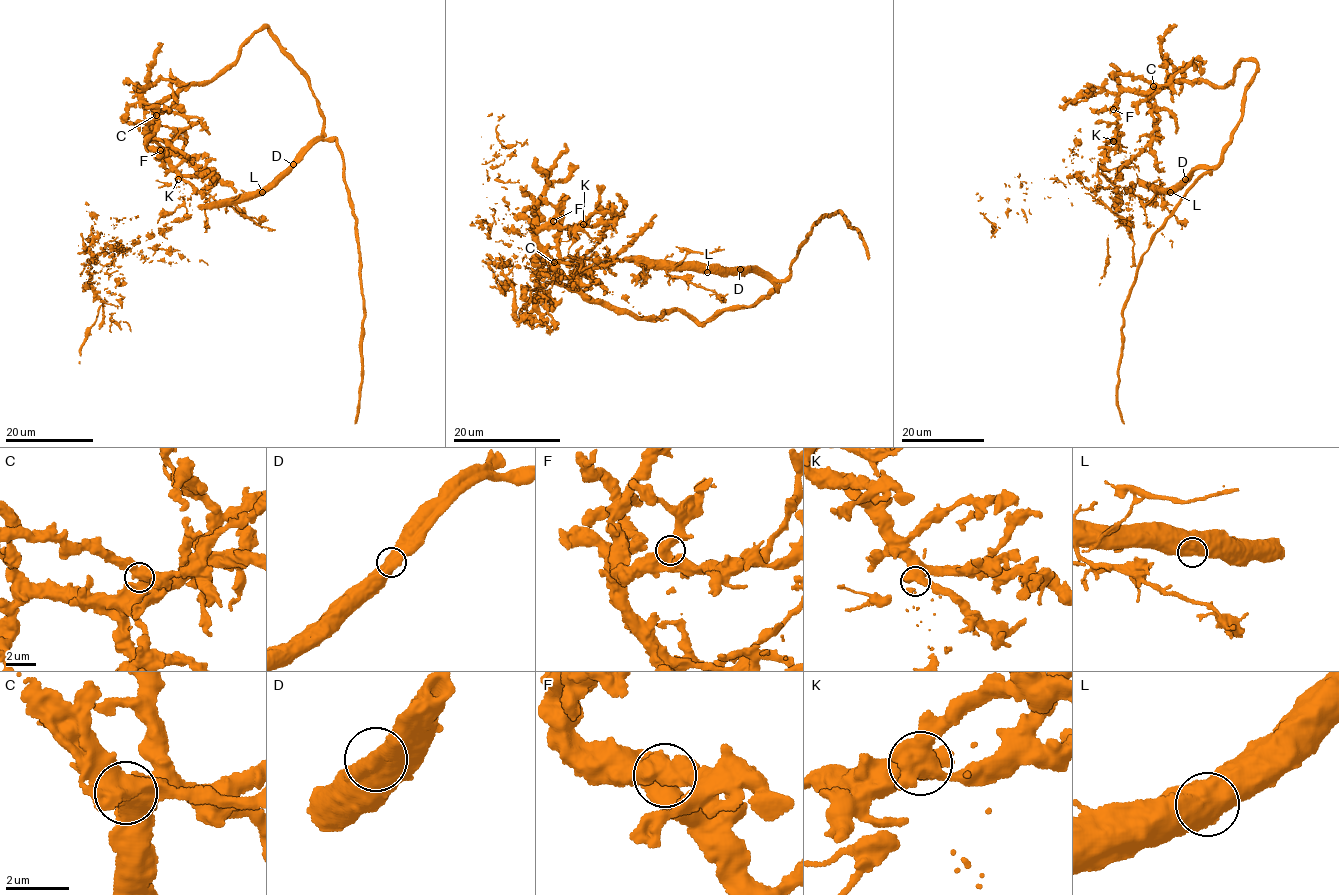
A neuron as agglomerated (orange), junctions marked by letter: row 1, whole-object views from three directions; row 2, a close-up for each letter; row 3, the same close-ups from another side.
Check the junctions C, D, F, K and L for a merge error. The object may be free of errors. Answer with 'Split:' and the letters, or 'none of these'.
Split: none of these

